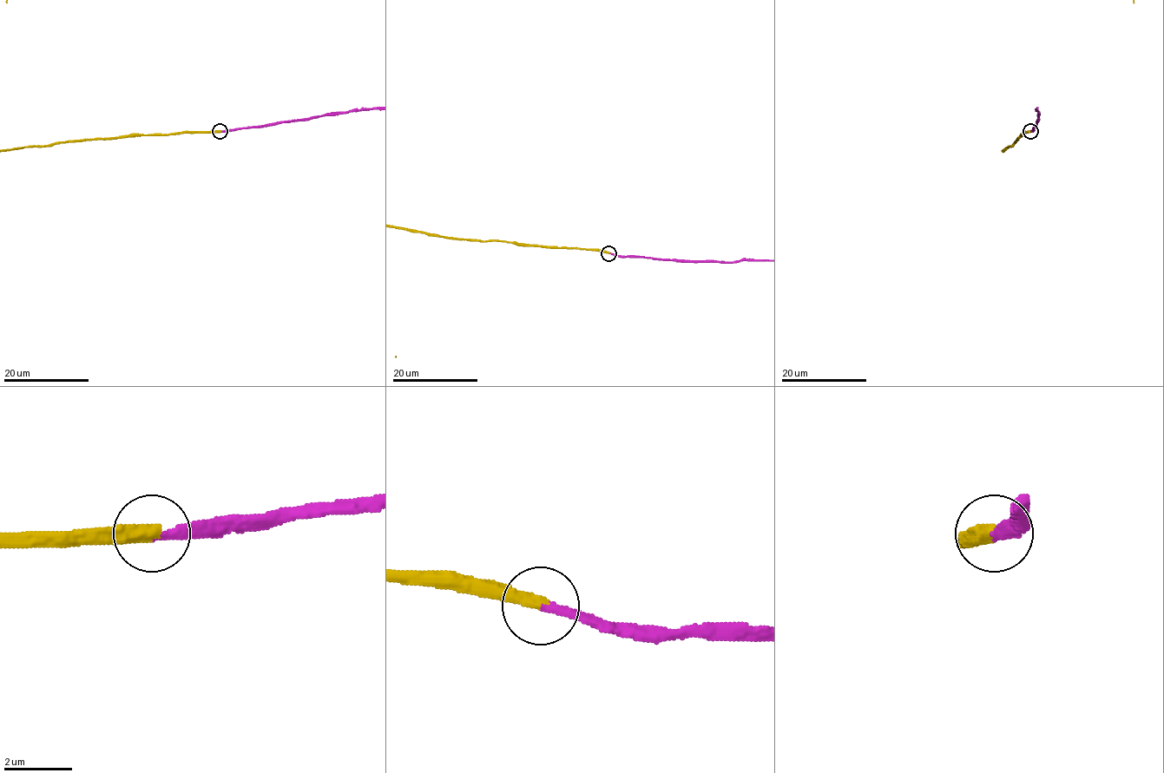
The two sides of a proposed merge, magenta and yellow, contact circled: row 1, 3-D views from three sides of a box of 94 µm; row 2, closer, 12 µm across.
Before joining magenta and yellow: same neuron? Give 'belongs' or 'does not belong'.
belongs

